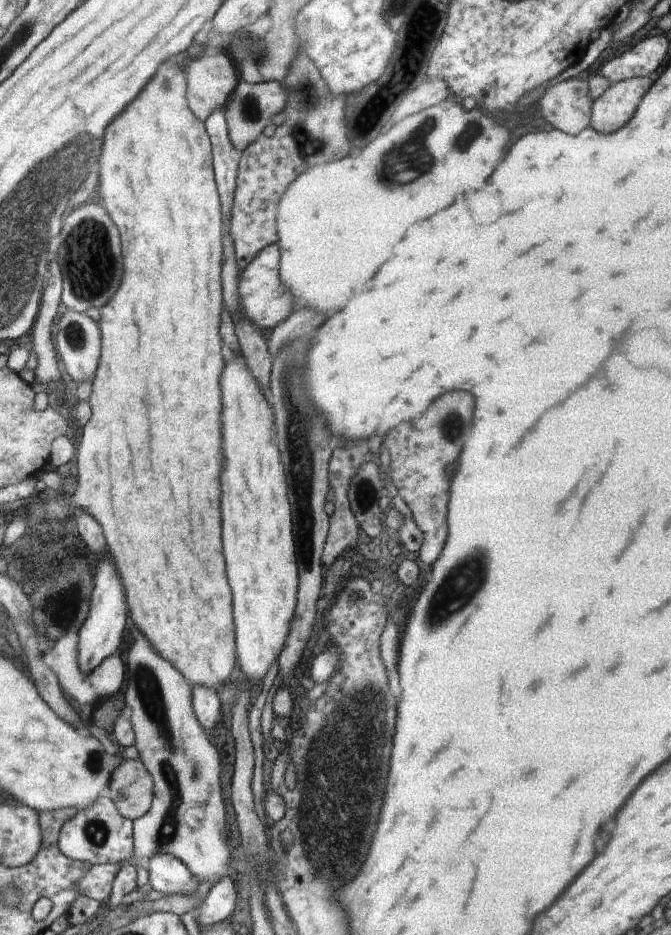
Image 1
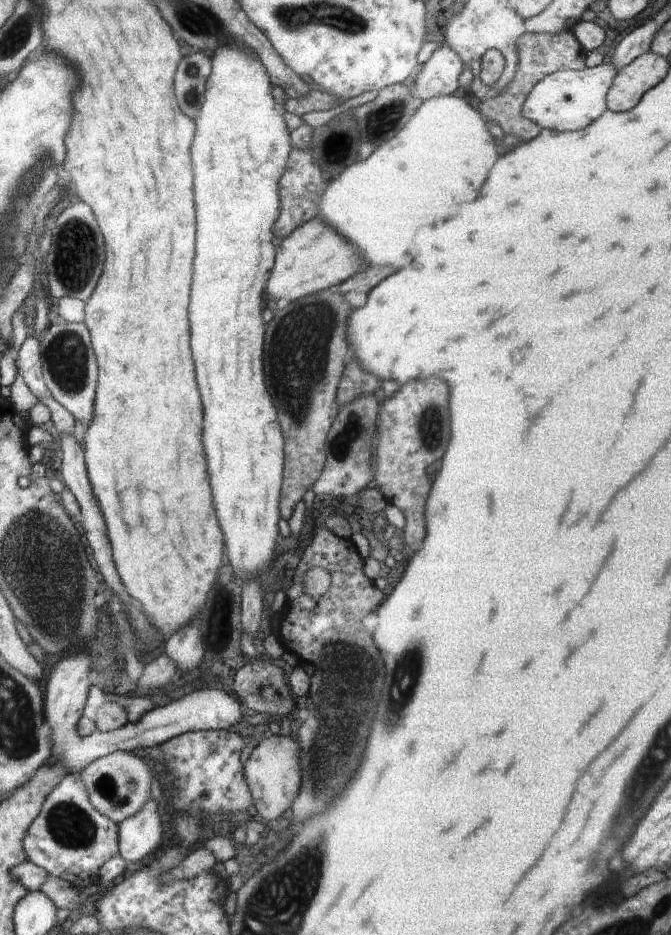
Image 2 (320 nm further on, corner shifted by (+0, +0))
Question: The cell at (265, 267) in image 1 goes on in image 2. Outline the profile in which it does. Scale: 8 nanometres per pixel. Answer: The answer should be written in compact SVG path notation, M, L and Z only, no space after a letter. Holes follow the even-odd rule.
M320 218L312 220L312 224L302 224L300 228L292 231L276 252L278 254L272 268L272 280L268 280L268 294L276 300L288 297L292 302L307 294L334 289L369 266L352 242L348 242Z

